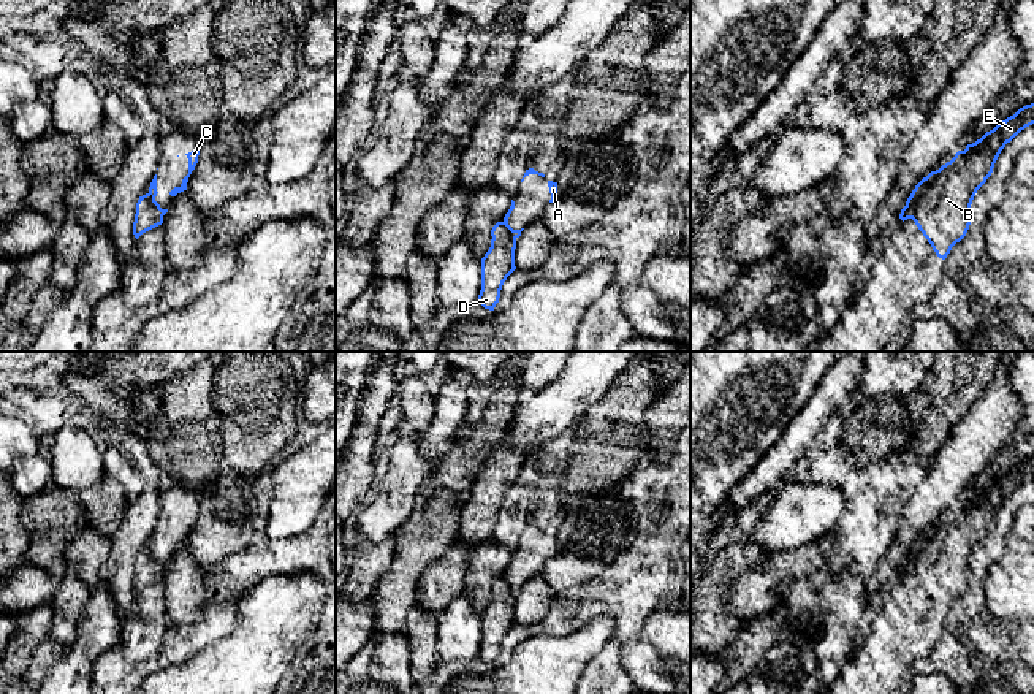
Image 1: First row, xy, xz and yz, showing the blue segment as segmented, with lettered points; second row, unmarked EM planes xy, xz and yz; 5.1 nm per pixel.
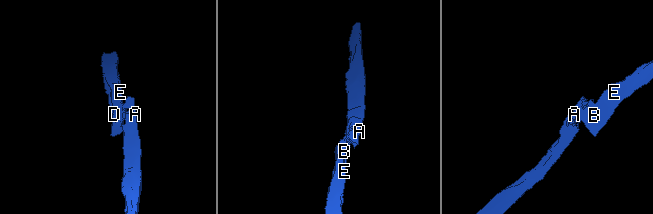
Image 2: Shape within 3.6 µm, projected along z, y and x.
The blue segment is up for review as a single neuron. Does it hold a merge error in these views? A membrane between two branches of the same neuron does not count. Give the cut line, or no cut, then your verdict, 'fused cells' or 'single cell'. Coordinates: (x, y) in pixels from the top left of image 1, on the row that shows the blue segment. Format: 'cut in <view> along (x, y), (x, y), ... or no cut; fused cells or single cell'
cut in yz along (949, 162), (920, 195), (909, 217); fused cells

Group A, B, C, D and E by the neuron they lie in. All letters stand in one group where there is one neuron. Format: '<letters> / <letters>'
A C / B D E

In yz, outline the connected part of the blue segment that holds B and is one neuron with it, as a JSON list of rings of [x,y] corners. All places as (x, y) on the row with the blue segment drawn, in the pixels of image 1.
[[[1034,103],[1020,108],[964,151],[958,151],[920,195],[910,219],[939,258],[945,260],[952,247],[966,236],[972,200],[991,176],[1001,151],[1032,124]]]

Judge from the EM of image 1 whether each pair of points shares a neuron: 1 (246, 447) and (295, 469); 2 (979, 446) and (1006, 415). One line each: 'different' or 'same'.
1: different
2: same

